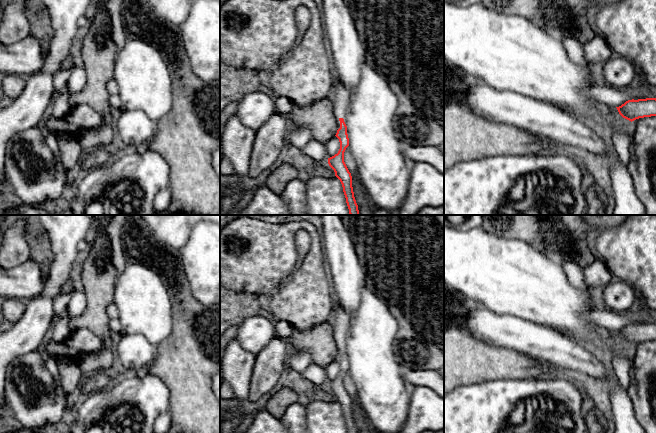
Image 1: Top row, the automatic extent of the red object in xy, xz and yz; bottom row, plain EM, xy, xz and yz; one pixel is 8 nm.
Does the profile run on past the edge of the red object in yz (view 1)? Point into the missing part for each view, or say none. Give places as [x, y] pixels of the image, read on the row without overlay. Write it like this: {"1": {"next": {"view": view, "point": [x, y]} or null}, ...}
{"1": {"next": null}}

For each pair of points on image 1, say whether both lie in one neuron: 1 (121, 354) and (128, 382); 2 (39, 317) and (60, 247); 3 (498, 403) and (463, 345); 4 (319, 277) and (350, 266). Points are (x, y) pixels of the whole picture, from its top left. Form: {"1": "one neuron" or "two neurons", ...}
{"1": "two neurons", "2": "one neuron", "3": "two neurons", "4": "two neurons"}

